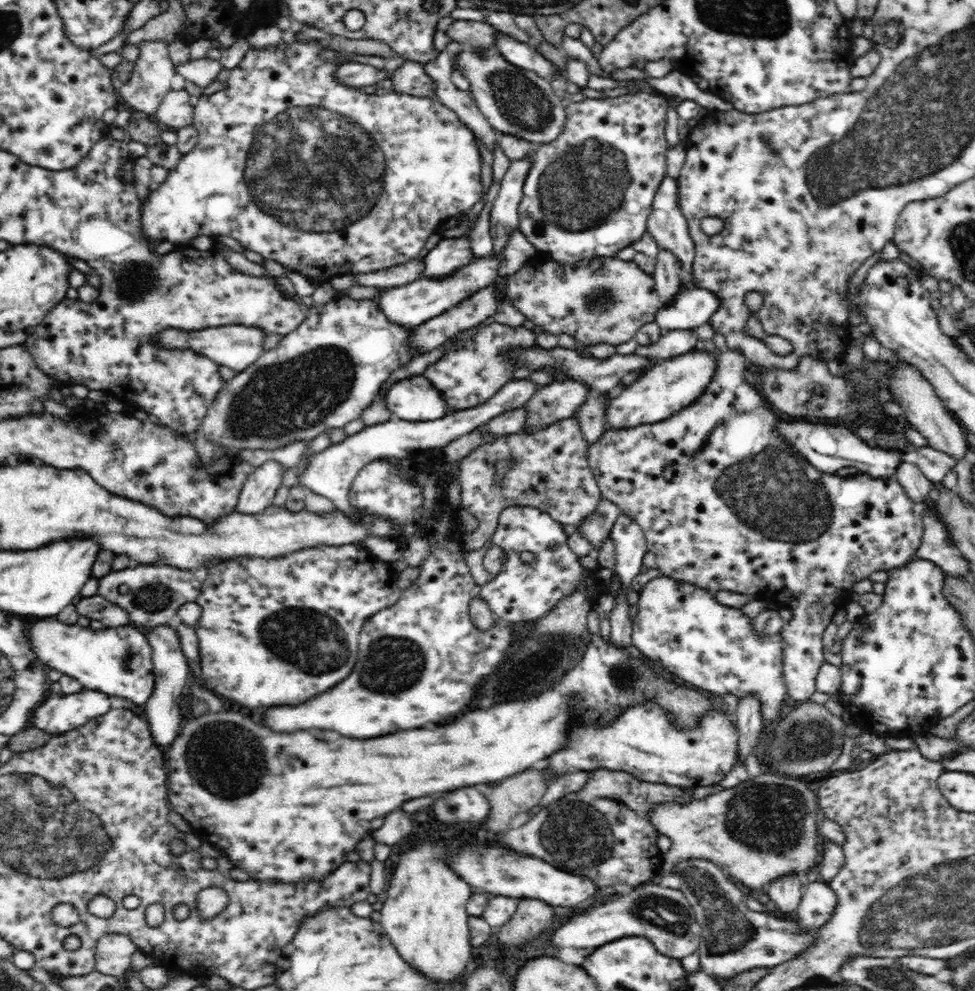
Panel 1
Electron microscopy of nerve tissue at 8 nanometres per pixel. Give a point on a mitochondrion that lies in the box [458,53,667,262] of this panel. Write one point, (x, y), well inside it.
(585, 185)

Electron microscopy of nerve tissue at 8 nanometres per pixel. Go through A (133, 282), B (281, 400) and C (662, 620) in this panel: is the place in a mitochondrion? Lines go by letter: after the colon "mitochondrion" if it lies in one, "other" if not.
A: mitochondrion
B: mitochondrion
C: other

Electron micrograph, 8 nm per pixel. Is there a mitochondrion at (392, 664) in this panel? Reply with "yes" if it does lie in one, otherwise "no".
yes

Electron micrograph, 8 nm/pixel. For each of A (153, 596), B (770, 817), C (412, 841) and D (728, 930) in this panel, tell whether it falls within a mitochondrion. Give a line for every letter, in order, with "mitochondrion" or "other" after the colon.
A: mitochondrion
B: mitochondrion
C: other
D: mitochondrion

